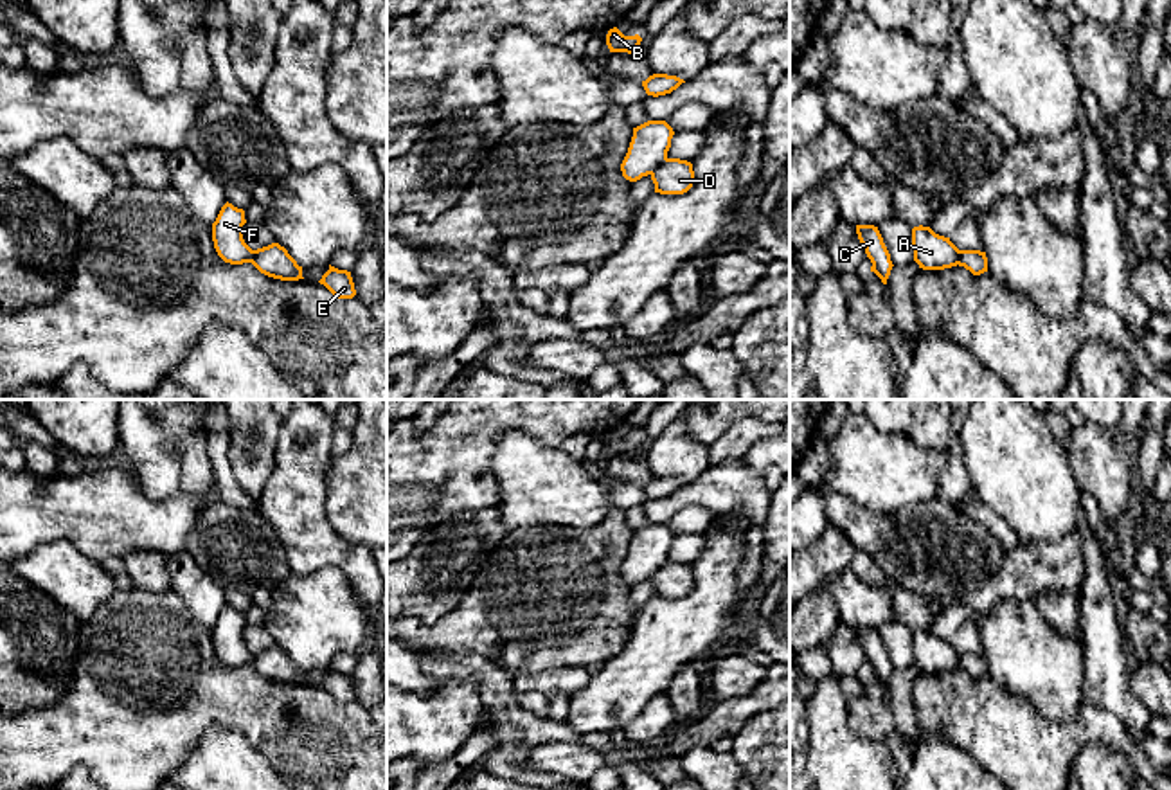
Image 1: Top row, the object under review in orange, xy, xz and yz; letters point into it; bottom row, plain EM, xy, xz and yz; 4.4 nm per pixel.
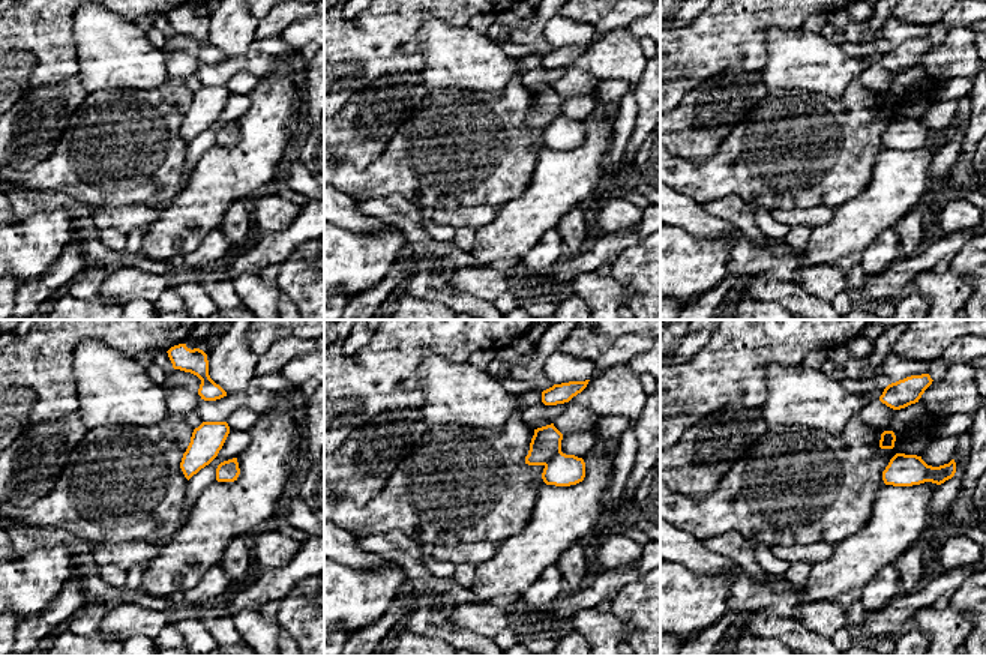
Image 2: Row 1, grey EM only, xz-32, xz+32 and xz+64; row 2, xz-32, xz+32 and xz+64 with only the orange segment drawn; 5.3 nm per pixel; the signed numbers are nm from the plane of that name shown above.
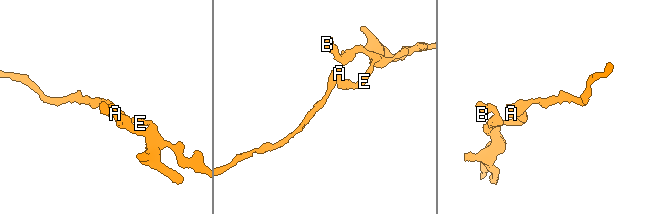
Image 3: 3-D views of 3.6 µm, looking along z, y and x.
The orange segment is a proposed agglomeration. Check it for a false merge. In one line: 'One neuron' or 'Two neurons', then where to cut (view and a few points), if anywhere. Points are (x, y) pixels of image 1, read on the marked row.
Two neurons. Split along xz (666, 157), (650, 173)

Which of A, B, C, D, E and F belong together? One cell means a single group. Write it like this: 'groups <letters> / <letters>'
groups A F / B C D E

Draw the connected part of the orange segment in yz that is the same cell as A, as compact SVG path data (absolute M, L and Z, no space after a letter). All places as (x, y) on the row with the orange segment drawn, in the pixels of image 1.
M930 227L912 229L914 261L923 270L944 270L959 265L961 250L950 238L935 234Z

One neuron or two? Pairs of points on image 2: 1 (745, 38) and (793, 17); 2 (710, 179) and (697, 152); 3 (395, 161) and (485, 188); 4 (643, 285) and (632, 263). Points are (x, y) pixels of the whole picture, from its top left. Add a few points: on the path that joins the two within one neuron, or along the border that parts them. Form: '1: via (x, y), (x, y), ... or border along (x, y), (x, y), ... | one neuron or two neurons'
1: via (757, 26), (766, 17), (781, 17) | one neuron
2: border along (727, 137), (704, 159), (688, 161), (676, 156) | two neurons
3: via (417, 161), (458, 161), (462, 165) | one neuron
4: via (643, 279), (643, 273), (638, 269) | one neuron

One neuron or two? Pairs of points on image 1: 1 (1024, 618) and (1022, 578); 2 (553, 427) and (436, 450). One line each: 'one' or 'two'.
1: two
2: one

